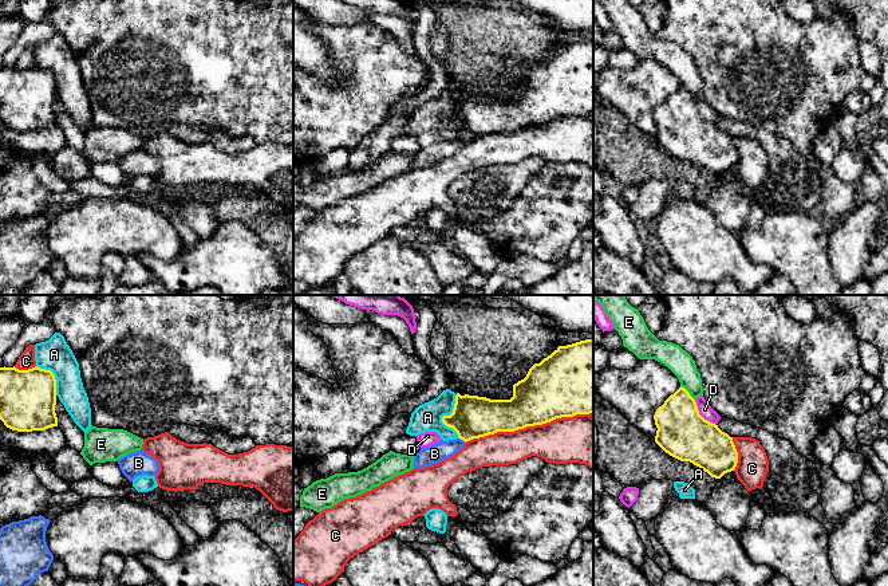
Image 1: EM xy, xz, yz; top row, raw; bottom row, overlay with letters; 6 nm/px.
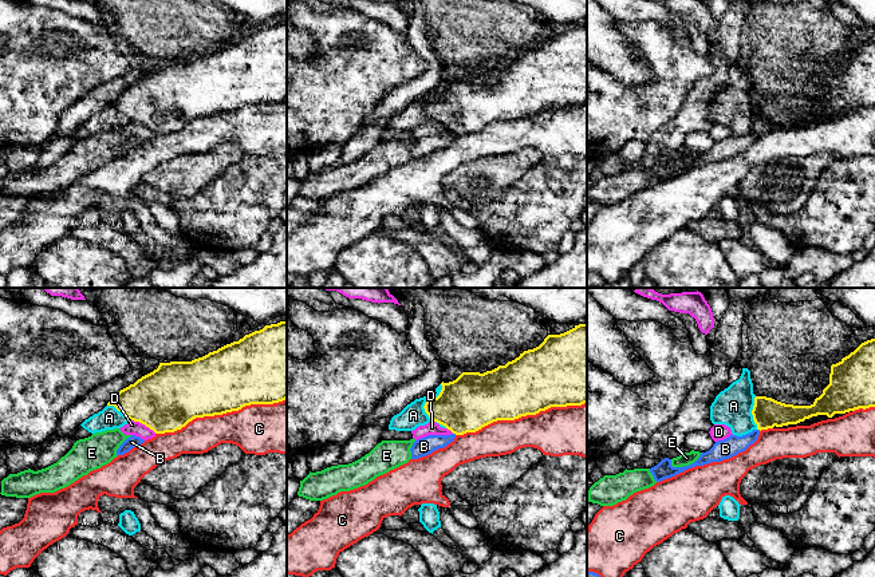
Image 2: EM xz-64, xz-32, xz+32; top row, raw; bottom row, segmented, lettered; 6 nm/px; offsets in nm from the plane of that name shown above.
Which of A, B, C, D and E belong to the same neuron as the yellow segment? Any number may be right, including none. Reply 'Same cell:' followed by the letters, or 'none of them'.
Same cell: none of them

